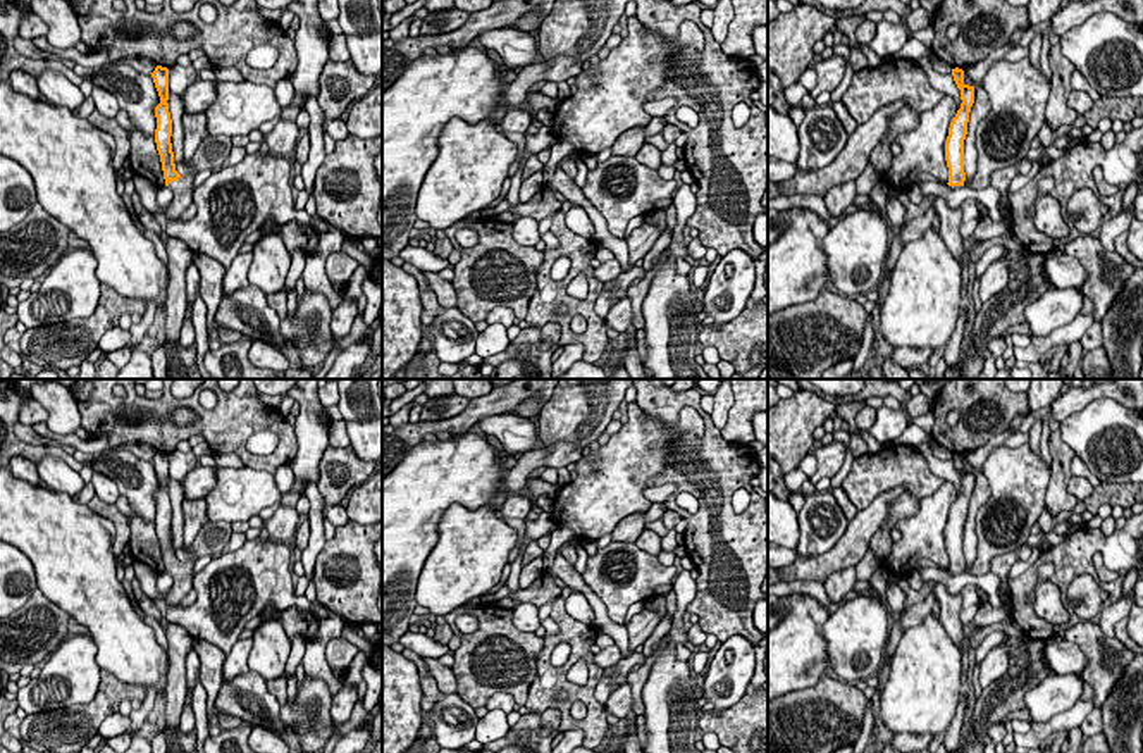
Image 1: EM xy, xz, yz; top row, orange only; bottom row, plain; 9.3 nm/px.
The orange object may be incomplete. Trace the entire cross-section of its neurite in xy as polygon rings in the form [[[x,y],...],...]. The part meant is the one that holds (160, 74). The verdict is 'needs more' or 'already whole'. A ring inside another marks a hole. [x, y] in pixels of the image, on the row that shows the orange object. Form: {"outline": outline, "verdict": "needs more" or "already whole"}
{"outline": [[[157,65],[151,72],[155,88],[160,96],[160,103],[155,107],[157,129],[155,143],[162,162],[165,186],[172,191],[172,202],[167,207],[167,222],[179,221],[181,214],[193,203],[195,176],[181,176],[176,171],[174,152],[172,152],[172,119],[169,112],[169,69]]], "verdict": "needs more"}

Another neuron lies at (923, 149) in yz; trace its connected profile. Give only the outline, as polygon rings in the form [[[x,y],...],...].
[[[945,95],[935,109],[919,115],[919,124],[912,131],[897,134],[893,143],[902,152],[897,157],[892,155],[890,167],[883,172],[888,188],[904,191],[916,183],[921,172],[948,179],[945,141],[955,114],[955,100]]]

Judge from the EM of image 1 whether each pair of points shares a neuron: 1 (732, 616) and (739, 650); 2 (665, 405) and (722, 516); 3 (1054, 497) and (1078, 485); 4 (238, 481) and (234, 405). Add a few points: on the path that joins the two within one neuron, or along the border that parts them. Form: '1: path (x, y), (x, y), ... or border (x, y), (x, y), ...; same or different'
1: border (749, 640), (730, 636), (722, 643); different
2: path (699, 410), (708, 419), (711, 431), (715, 481); same
3: border (1071, 476), (1068, 490), (1080, 500); different
4: border (245, 464), (272, 474); different

